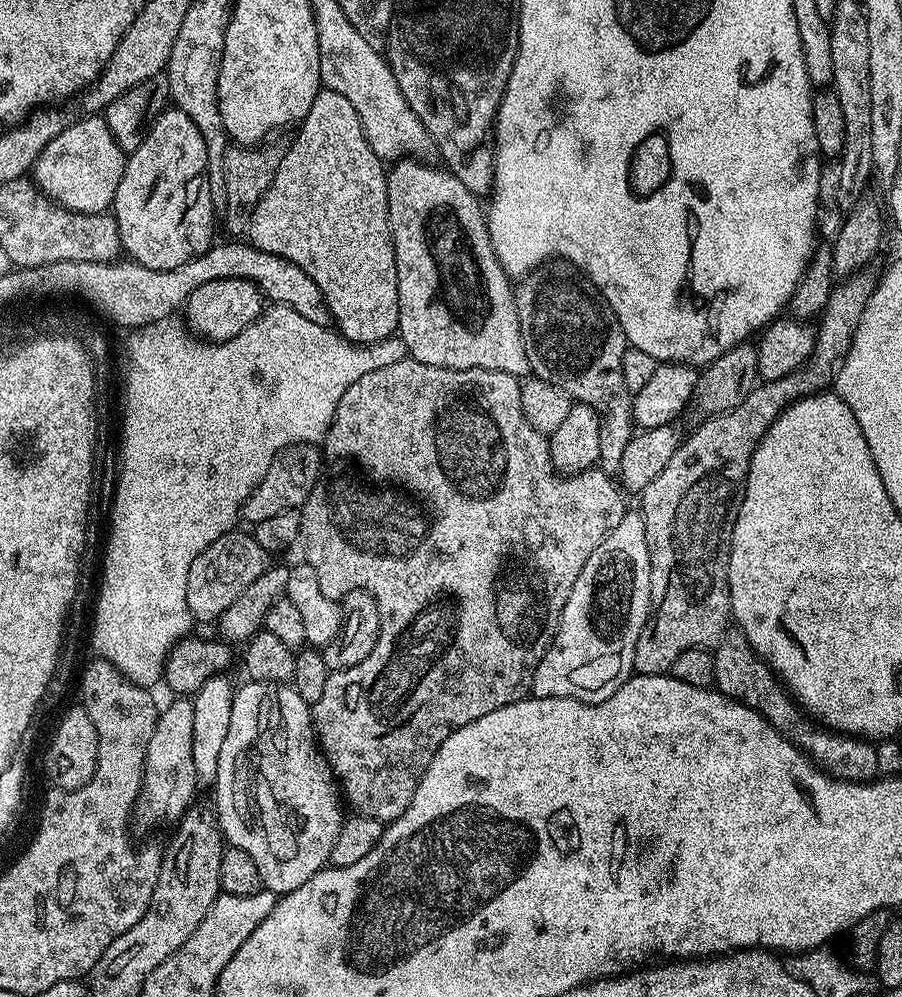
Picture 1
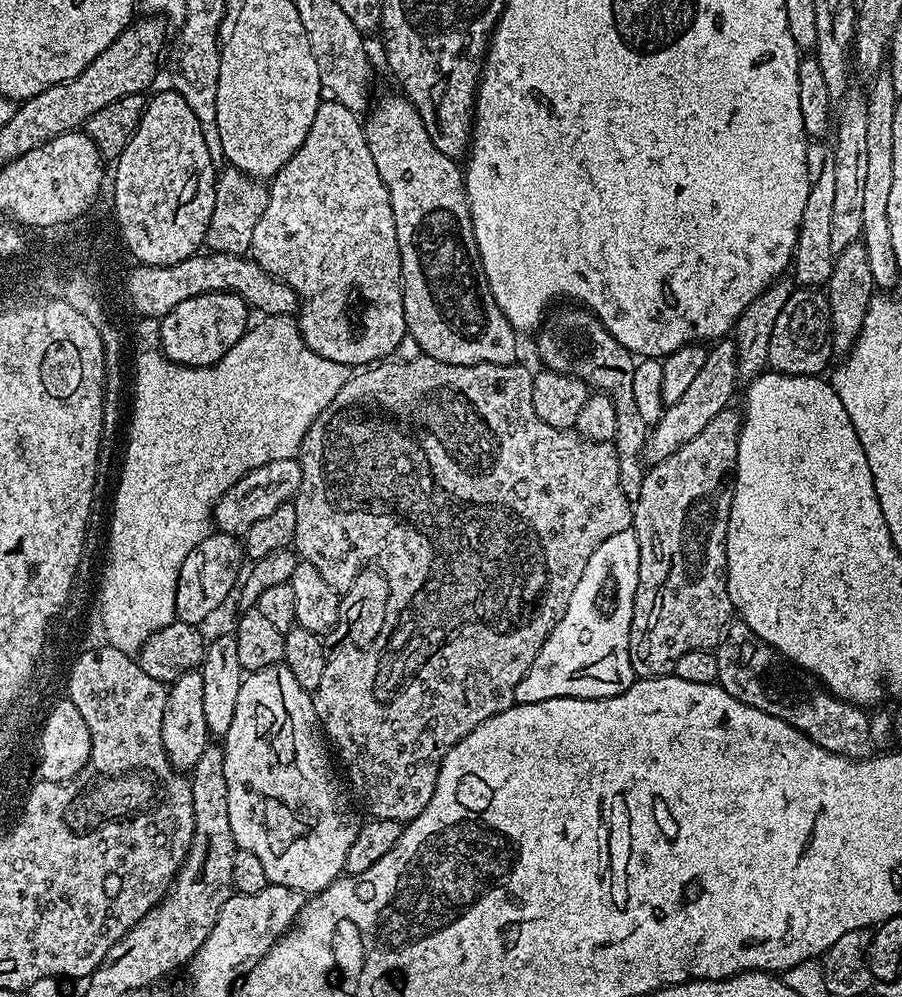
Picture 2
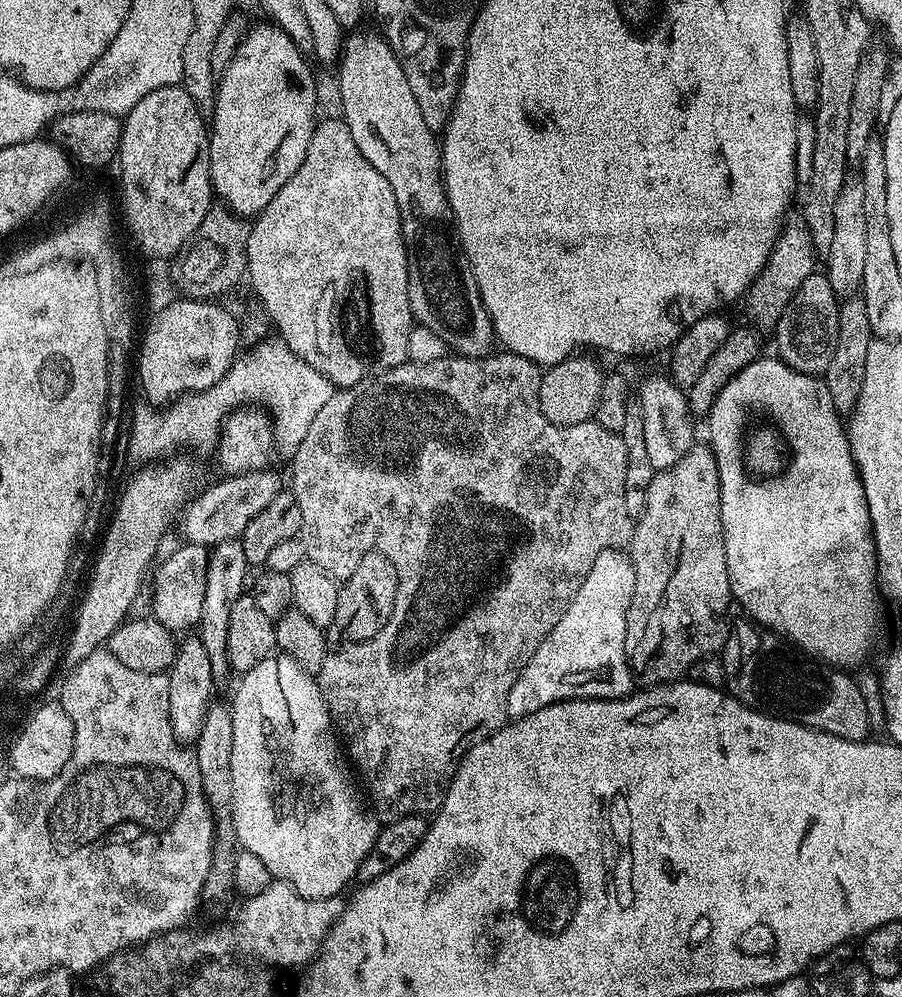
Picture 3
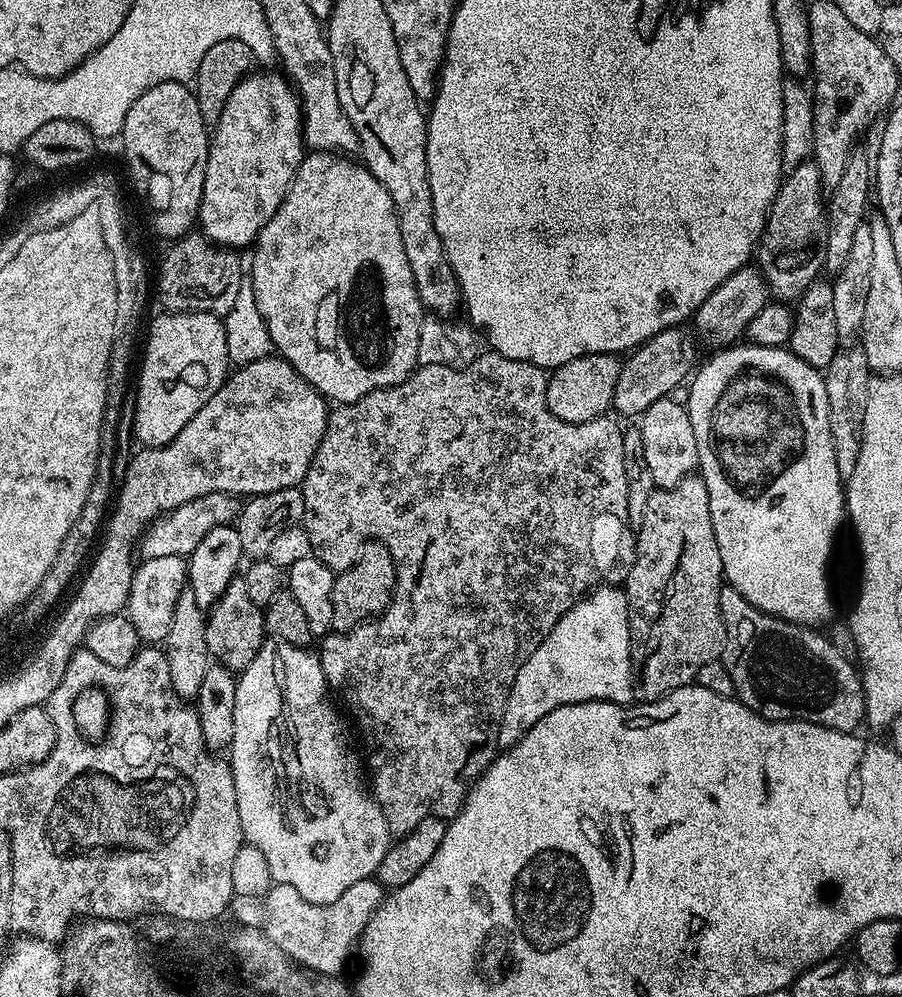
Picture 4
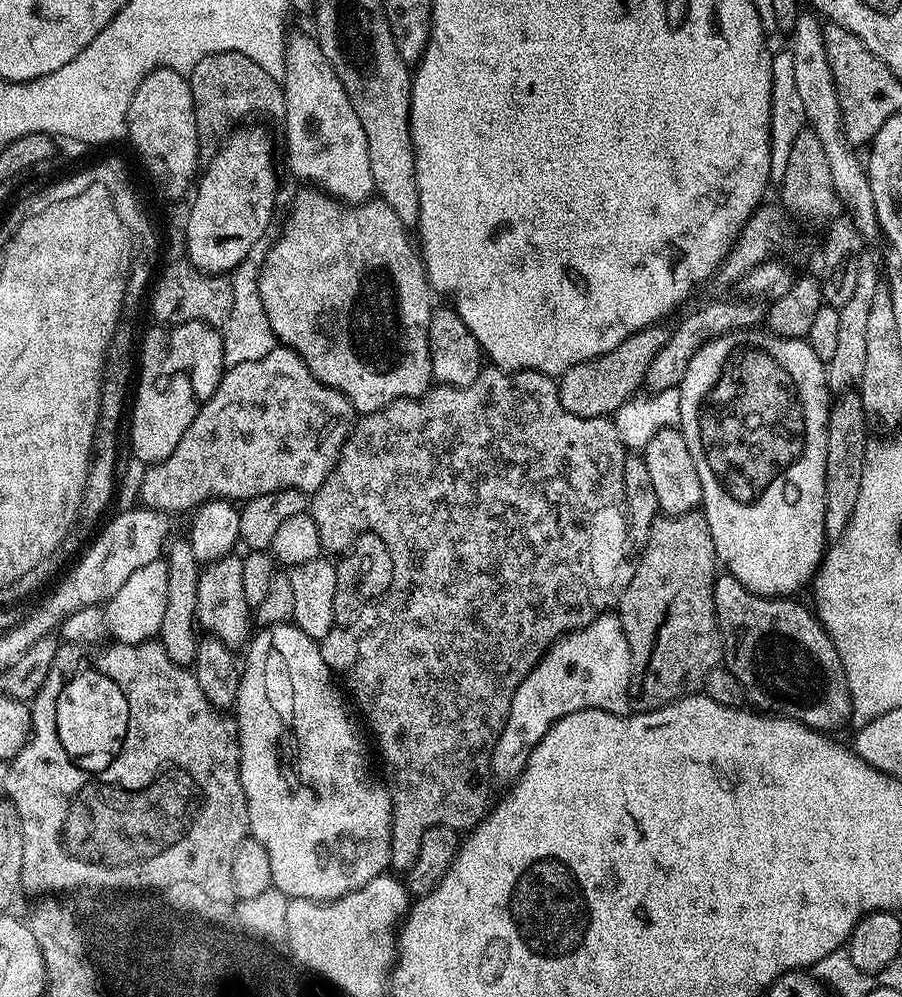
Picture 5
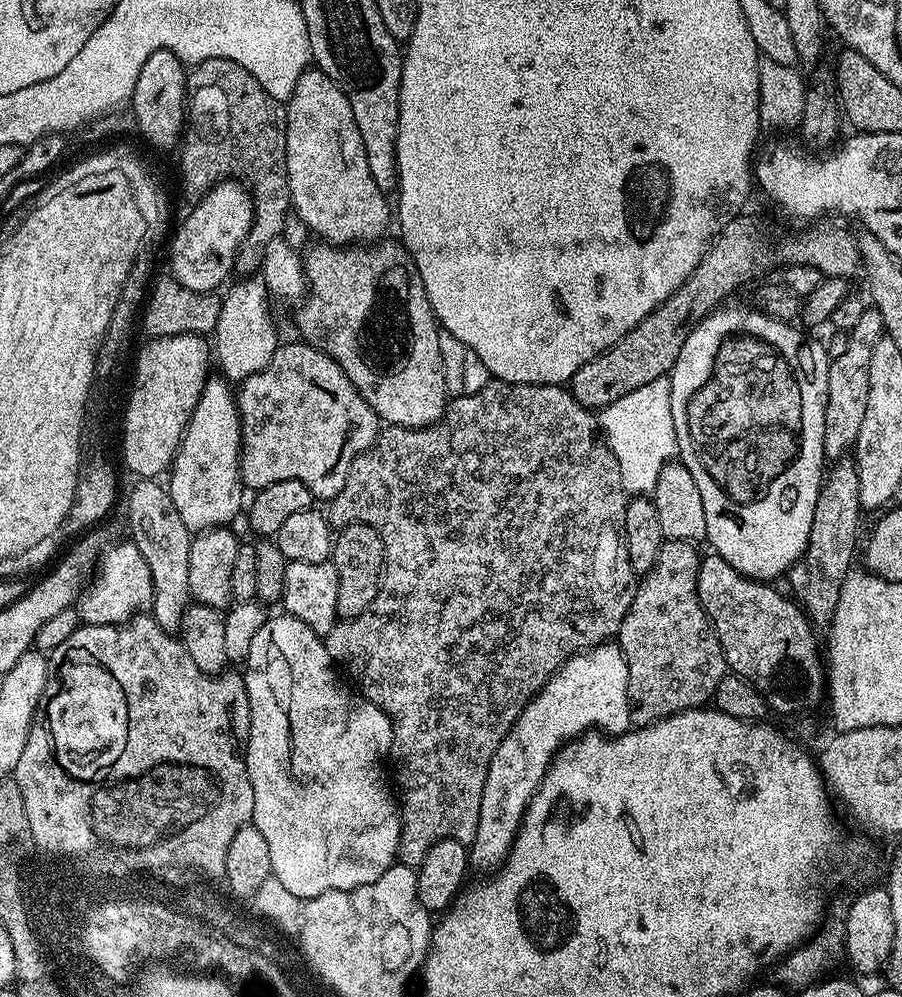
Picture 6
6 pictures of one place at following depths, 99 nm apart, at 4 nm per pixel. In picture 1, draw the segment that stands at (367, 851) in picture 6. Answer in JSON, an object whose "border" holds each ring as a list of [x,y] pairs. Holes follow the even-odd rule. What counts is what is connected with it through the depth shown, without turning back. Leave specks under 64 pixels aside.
{"border":[[[244,682],[244,685],[235,689],[232,697],[232,709],[230,710],[230,728],[226,730],[226,742],[222,742],[222,754],[218,758],[218,774],[214,781],[216,787],[216,804],[214,803],[214,811],[216,813],[216,822],[220,826],[223,839],[229,845],[238,850],[246,850],[246,854],[250,854],[250,858],[254,858],[254,866],[258,866],[258,874],[260,875],[261,885],[269,892],[283,894],[285,892],[293,892],[302,882],[307,880],[319,872],[322,864],[320,860],[329,855],[332,851],[332,844],[336,841],[336,835],[340,833],[342,823],[342,815],[340,816],[340,804],[342,808],[342,792],[338,787],[338,781],[332,775],[332,768],[328,765],[328,761],[318,743],[318,737],[312,727],[312,714],[310,706],[306,702],[302,702],[302,698],[298,698],[295,688],[284,686],[284,724],[286,728],[274,728],[274,722],[268,720],[266,714],[266,706],[264,702],[274,702],[274,696],[278,695],[278,687],[275,684],[261,684],[259,682]]]}

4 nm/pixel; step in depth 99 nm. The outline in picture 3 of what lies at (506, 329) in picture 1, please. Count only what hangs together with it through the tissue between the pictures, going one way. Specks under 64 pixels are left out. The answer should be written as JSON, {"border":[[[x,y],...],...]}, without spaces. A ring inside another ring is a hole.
{"border":[[[353,31],[345,39],[342,45],[343,51],[341,51],[338,61],[338,69],[340,68],[340,100],[344,103],[342,119],[350,130],[350,138],[354,138],[354,146],[358,146],[362,158],[366,158],[366,162],[370,162],[370,166],[374,166],[374,170],[378,170],[378,174],[382,174],[382,178],[386,178],[386,182],[390,182],[390,190],[394,190],[394,198],[398,202],[398,210],[400,211],[400,225],[402,226],[402,234],[404,235],[404,245],[408,251],[408,289],[410,290],[410,306],[412,307],[413,321],[417,325],[428,327],[432,330],[453,353],[473,358],[487,356],[493,351],[492,344],[494,345],[494,333],[492,323],[490,322],[490,314],[486,314],[486,306],[482,302],[482,294],[478,290],[478,282],[474,278],[470,262],[464,256],[464,249],[460,247],[457,237],[449,231],[453,227],[454,221],[452,218],[452,207],[448,204],[448,195],[444,193],[444,174],[440,171],[440,144],[438,143],[437,133],[432,132],[430,126],[426,126],[426,118],[422,118],[422,110],[414,98],[414,93],[410,91],[410,82],[406,82],[406,74],[402,70],[400,60],[394,54],[394,50],[390,47],[387,40],[384,39],[379,31],[360,31]]]}

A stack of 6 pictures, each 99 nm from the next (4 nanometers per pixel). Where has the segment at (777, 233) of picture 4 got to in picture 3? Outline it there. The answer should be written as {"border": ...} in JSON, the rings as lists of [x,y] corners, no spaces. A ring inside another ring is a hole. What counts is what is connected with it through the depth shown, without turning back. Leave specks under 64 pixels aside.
{"border":[[[803,222],[785,223],[774,242],[766,266],[762,266],[758,278],[754,278],[754,282],[746,293],[748,312],[756,319],[754,324],[757,329],[775,329],[786,306],[790,306],[790,298],[794,298],[798,286],[802,286],[802,281],[810,278],[810,274],[817,271],[816,259],[818,259],[818,253]]]}

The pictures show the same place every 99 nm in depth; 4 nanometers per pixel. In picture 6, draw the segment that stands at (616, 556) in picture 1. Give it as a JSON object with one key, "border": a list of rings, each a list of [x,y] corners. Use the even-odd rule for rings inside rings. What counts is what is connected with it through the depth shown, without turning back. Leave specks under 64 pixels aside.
{"border":[[[619,643],[596,644],[592,648],[578,650],[569,656],[560,669],[529,700],[512,729],[506,734],[506,738],[498,746],[498,750],[494,750],[494,758],[490,758],[486,786],[482,786],[478,830],[468,854],[469,865],[475,871],[477,868],[480,872],[491,873],[503,864],[516,840],[528,803],[532,801],[532,795],[542,782],[544,771],[551,766],[553,758],[565,742],[575,740],[577,736],[583,736],[584,733],[593,730],[599,730],[605,734],[619,734],[629,731],[631,724],[632,715],[628,709],[628,667]]]}

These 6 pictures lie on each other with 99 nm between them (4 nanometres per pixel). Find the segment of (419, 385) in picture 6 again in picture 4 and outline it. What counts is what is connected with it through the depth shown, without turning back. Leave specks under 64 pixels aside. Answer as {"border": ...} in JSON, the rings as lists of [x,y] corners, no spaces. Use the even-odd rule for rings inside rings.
{"border":[[[309,151],[300,161],[292,183],[288,185],[288,192],[284,195],[283,202],[278,206],[274,218],[270,218],[270,222],[266,222],[266,226],[262,226],[262,230],[256,235],[251,252],[252,289],[254,298],[258,302],[258,310],[266,322],[266,330],[270,330],[272,347],[325,400],[336,406],[353,404],[374,390],[401,384],[407,376],[416,371],[419,365],[419,327],[422,326],[426,309],[420,303],[414,274],[410,270],[410,262],[406,258],[406,246],[402,246],[402,230],[398,226],[398,214],[394,202],[390,198],[386,186],[382,186],[382,182],[378,182],[378,178],[374,178],[374,174],[368,171],[363,163],[356,161],[355,164],[352,158],[341,158],[331,152]]]}

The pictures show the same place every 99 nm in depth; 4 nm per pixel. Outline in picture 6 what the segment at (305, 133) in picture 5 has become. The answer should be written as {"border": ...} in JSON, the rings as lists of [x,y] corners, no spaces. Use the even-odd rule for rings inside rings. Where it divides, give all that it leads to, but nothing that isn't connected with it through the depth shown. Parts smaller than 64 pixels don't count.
{"border":[[[308,67],[298,78],[294,94],[286,101],[288,125],[286,126],[286,182],[290,182],[292,212],[321,241],[333,246],[367,246],[379,241],[388,228],[390,200],[374,182],[370,162],[366,162],[366,146],[354,122],[348,96],[320,68]]]}

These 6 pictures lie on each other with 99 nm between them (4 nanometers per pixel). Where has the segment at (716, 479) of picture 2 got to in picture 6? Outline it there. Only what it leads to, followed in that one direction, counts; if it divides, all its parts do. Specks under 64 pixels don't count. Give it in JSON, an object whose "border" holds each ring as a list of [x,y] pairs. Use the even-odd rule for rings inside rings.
{"border":[[[665,539],[663,546],[658,550],[658,558],[654,562],[654,566],[650,571],[643,573],[642,579],[636,584],[636,592],[632,596],[630,608],[626,610],[626,618],[622,618],[622,626],[618,633],[618,643],[622,654],[626,658],[626,666],[628,667],[628,709],[632,715],[633,725],[652,724],[655,720],[661,720],[691,708],[705,707],[715,697],[718,682],[722,682],[722,678],[729,671],[724,651],[718,642],[715,630],[712,628],[712,622],[708,619],[707,614],[704,613],[704,607],[701,606],[698,598],[698,570],[700,569],[702,556],[701,553],[696,553],[696,548],[695,543],[686,540]]]}

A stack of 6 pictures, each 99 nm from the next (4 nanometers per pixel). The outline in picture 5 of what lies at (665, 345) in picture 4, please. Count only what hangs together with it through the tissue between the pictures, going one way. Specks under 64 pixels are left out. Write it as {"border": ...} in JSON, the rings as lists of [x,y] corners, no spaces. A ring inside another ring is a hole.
{"border":[[[735,299],[716,300],[713,304],[704,304],[697,312],[690,313],[676,329],[673,327],[669,331],[666,346],[662,346],[662,350],[658,350],[658,354],[654,354],[654,362],[650,362],[650,370],[646,370],[644,375],[643,387],[649,393],[679,386],[686,374],[686,366],[690,366],[690,358],[694,358],[694,354],[698,354],[698,350],[706,341],[725,336],[727,332],[752,330],[765,323],[768,304],[764,300]]]}

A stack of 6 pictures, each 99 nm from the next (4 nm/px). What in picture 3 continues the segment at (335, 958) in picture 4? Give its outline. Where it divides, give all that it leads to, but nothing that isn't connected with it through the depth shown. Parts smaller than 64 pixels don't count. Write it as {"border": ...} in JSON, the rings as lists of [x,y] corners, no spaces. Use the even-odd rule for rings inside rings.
{"border":[[[283,882],[266,886],[262,894],[249,896],[243,903],[240,936],[238,932],[243,951],[245,948],[250,955],[268,964],[277,964],[280,968],[292,968],[295,964],[307,965],[320,951],[328,929],[336,923],[342,911],[339,899],[308,900]]]}

